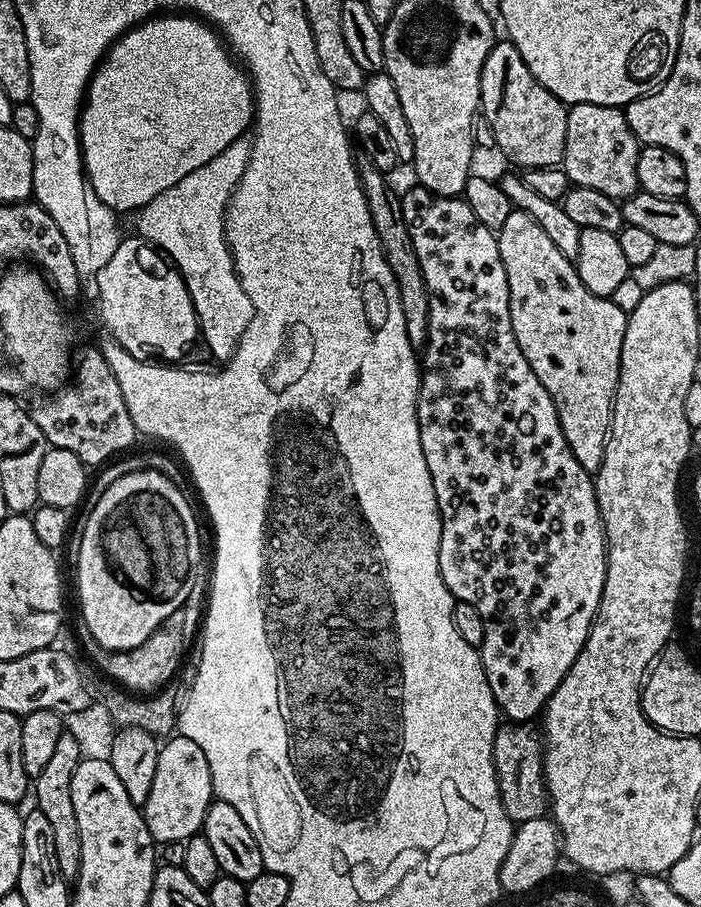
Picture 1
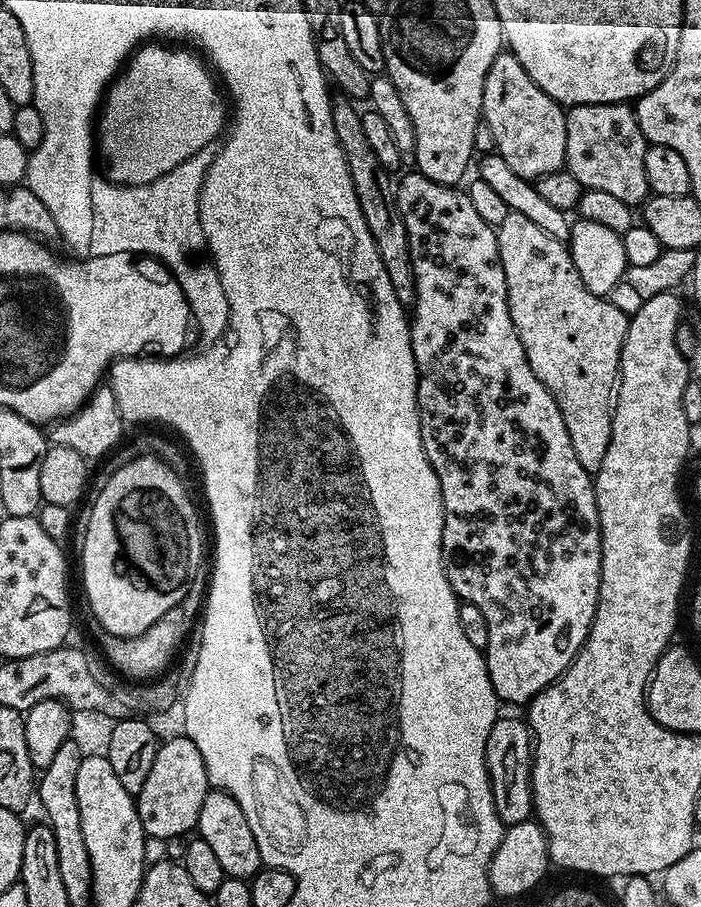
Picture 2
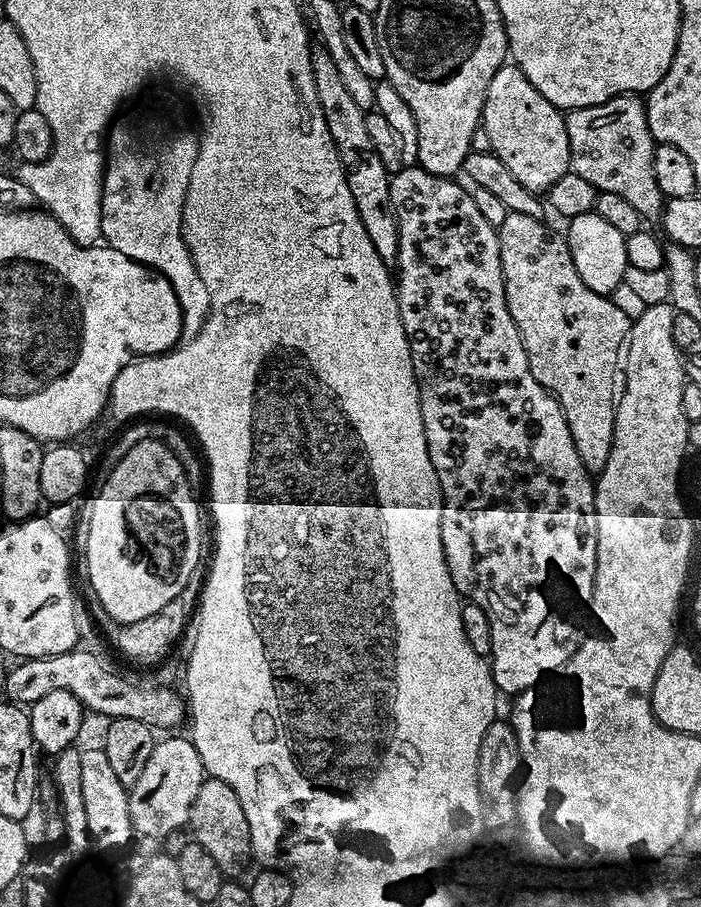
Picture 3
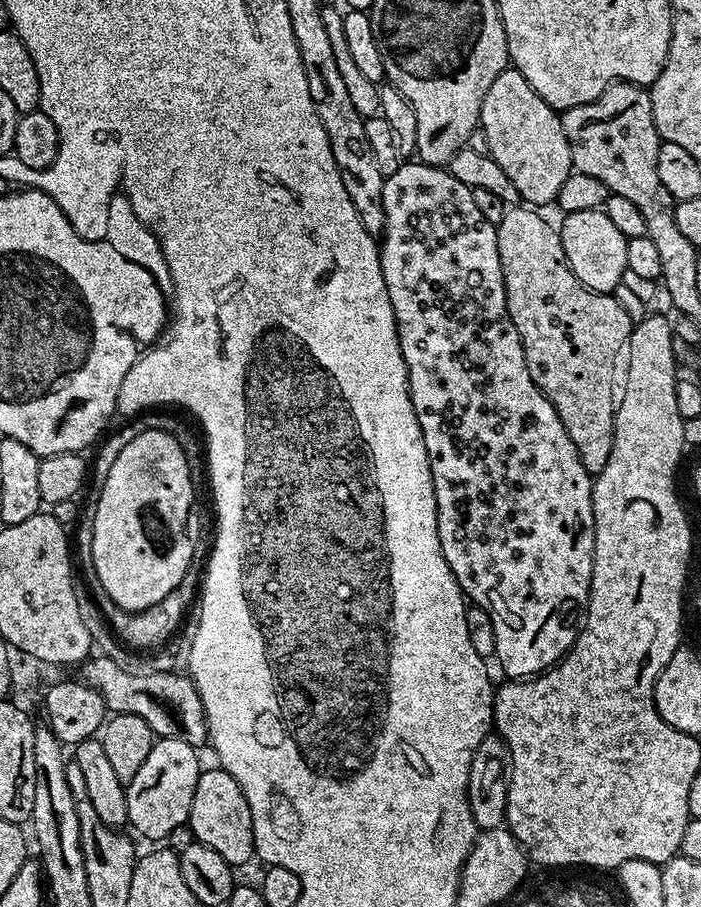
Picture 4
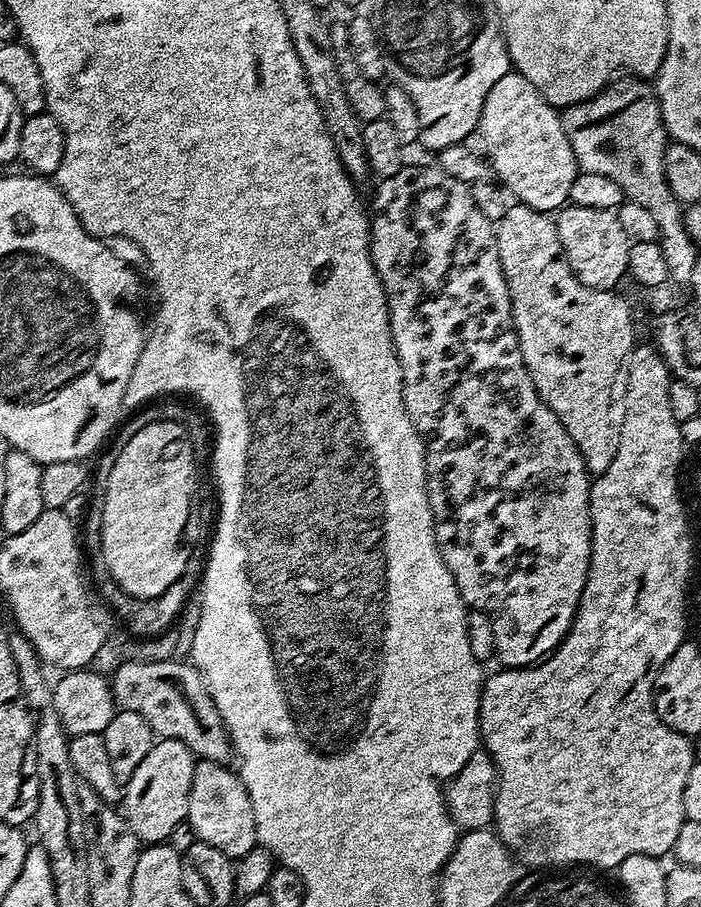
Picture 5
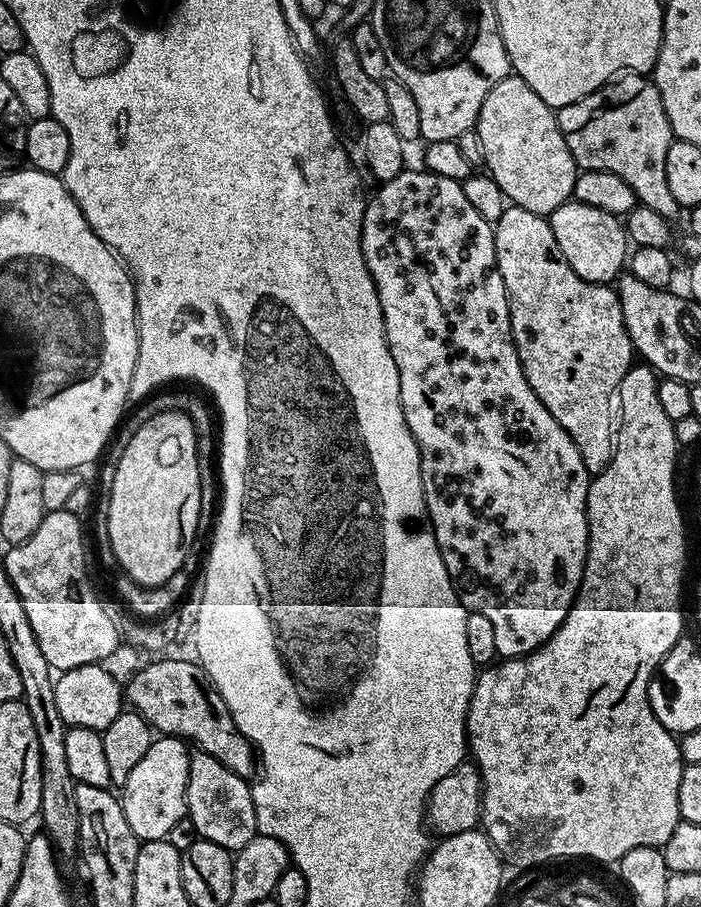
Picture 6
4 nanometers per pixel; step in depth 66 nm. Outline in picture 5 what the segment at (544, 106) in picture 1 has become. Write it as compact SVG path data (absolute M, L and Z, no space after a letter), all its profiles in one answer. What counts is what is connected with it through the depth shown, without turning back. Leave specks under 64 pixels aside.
M500 76L486 90L478 106L474 131L486 146L484 160L487 167L492 167L491 175L519 207L551 217L570 203L578 175L574 158L556 129L553 113L543 108L515 76Z

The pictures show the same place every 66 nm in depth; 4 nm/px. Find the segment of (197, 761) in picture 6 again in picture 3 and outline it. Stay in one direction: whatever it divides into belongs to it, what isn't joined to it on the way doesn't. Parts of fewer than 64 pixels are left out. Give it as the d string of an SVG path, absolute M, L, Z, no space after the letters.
M205 778L202 786L198 786L198 798L194 798L190 836L195 843L202 846L218 862L218 866L226 874L240 872L249 863L253 863L252 843L250 842L250 826L246 822L246 813L242 811L242 802L238 802L238 794L226 786L226 782Z

